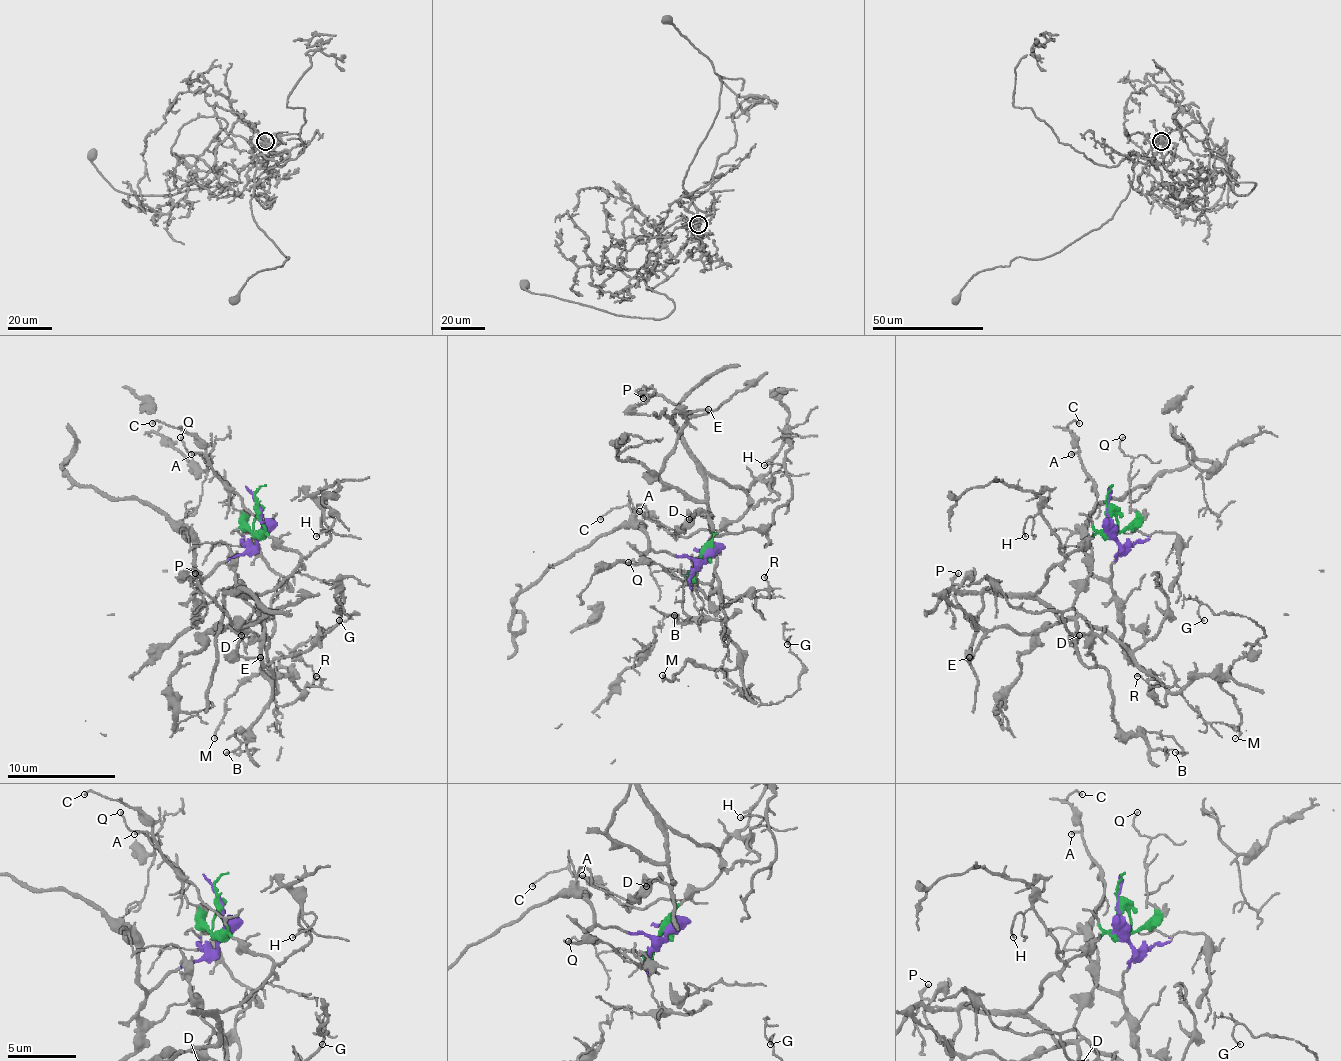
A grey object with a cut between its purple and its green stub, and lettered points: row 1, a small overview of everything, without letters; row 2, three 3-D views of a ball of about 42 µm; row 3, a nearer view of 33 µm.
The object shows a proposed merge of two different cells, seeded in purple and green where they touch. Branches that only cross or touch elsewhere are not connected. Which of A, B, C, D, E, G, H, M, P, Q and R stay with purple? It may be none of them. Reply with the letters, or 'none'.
none

